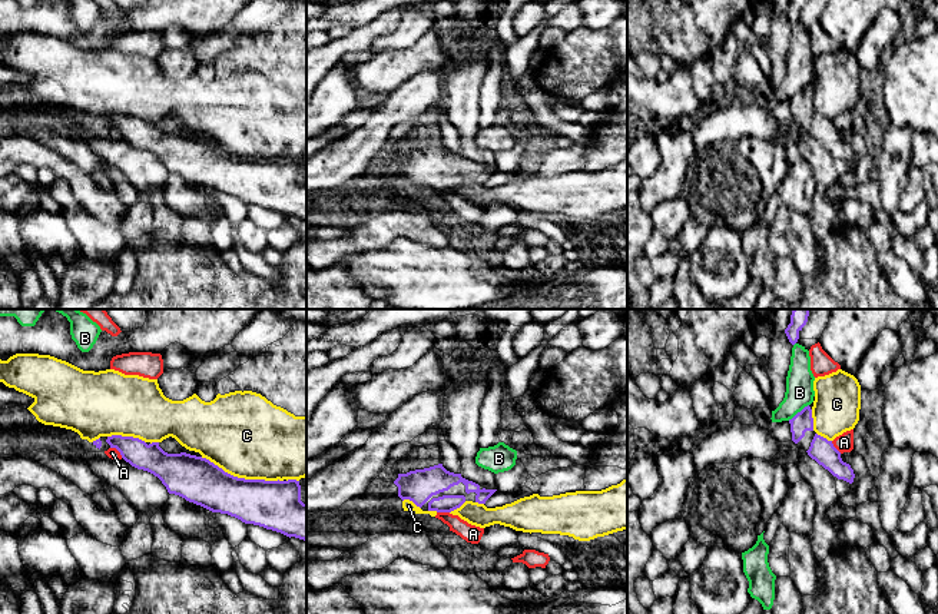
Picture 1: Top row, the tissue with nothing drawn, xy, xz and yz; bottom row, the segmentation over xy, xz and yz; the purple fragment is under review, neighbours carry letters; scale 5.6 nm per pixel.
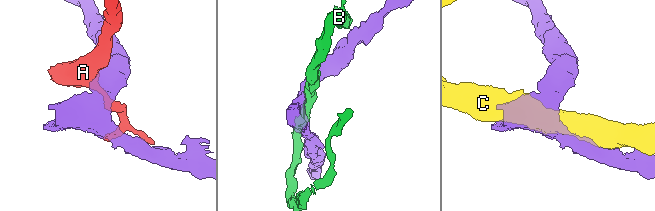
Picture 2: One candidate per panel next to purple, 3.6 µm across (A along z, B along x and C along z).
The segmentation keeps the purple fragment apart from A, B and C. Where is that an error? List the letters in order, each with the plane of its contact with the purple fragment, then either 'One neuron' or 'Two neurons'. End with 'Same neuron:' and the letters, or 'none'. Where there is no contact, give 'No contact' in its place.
A: Touches purple in xy. Two neurons
B: Touches purple in yz. Two neurons
C: Touches purple in xy. Two neurons
Same neuron: none

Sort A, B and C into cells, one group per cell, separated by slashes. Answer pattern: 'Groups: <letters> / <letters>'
Groups: A / B / C

